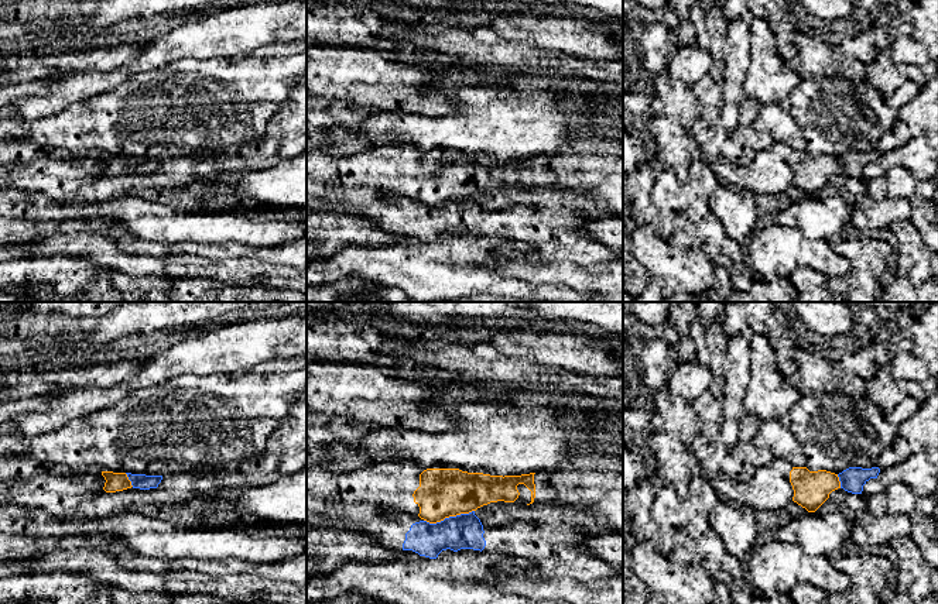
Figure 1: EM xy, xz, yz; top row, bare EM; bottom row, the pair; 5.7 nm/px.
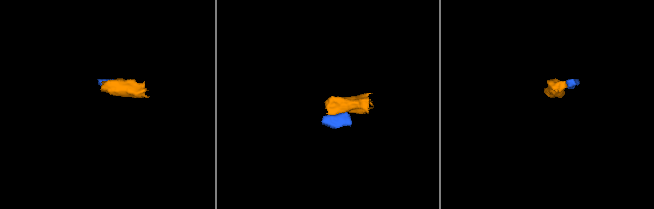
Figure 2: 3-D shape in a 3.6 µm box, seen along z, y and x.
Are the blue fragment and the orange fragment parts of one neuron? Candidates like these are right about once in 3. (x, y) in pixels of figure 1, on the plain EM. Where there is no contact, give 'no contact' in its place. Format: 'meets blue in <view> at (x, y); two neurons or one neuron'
meets blue in xz at (449, 201); two neurons

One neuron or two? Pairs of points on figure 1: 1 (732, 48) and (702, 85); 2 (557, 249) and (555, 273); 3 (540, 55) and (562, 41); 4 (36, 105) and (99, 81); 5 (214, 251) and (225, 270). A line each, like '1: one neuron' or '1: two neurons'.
1: two neurons
2: two neurons
3: two neurons
4: one neuron
5: two neurons

